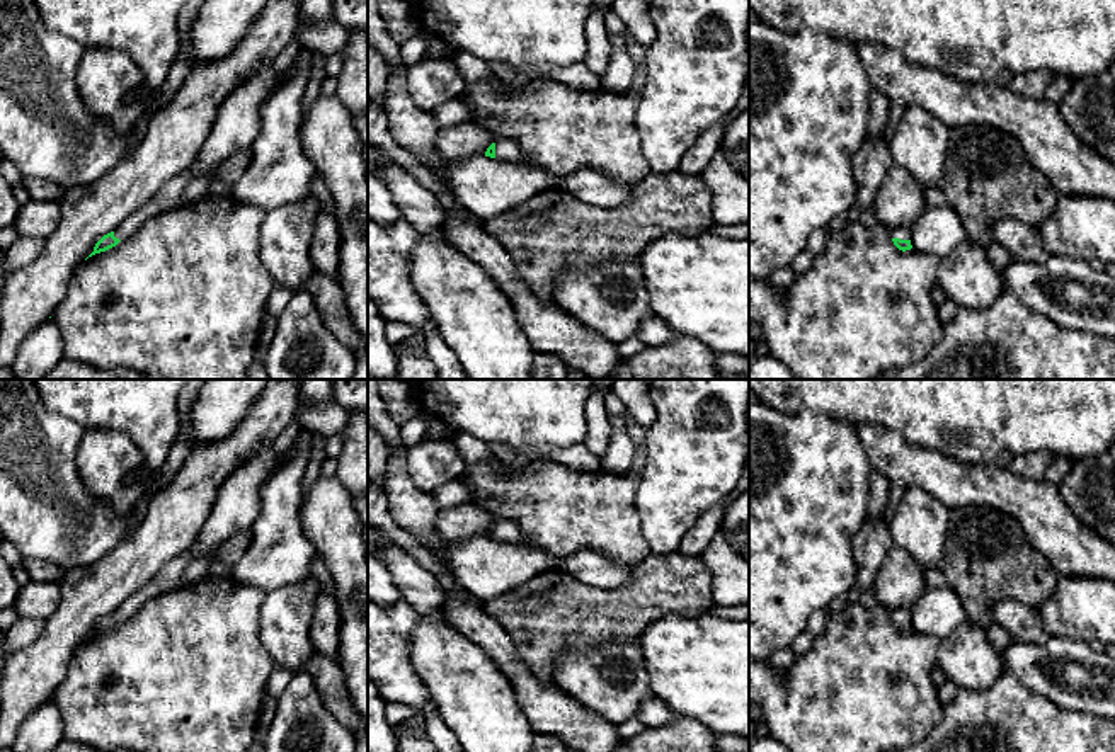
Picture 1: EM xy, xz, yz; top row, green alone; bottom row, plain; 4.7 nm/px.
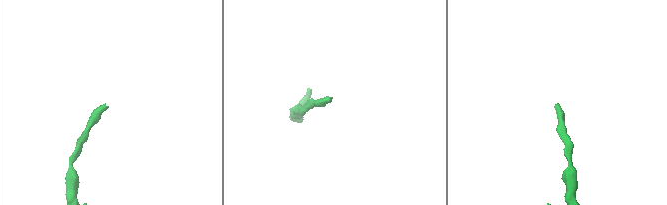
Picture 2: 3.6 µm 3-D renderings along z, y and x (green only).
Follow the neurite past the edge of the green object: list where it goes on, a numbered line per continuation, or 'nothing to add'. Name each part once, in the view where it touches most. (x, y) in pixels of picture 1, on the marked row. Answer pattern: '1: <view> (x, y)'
1: yz (901, 232)

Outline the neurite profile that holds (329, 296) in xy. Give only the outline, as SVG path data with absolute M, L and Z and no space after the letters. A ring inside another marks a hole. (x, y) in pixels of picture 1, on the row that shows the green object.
M318 269L306 282L306 289L315 299L315 306L325 327L352 350L359 347L361 339L354 328L346 293L335 277L325 276Z

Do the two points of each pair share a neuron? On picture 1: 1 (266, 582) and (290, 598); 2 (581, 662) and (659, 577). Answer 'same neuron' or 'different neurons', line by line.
1: different neurons
2: different neurons

